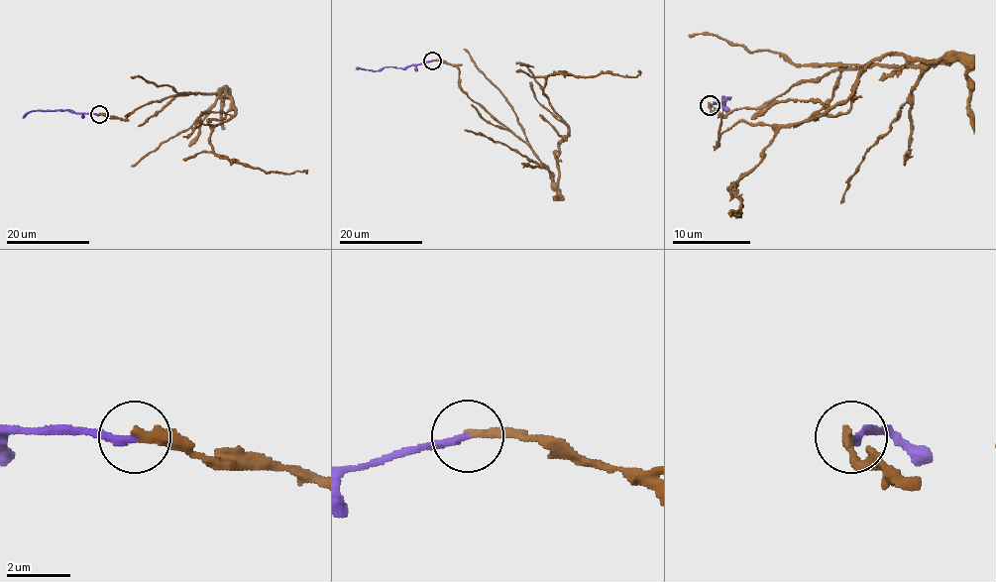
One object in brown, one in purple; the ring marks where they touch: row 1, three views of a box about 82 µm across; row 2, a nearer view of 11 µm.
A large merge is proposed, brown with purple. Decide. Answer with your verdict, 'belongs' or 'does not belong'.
does not belong

